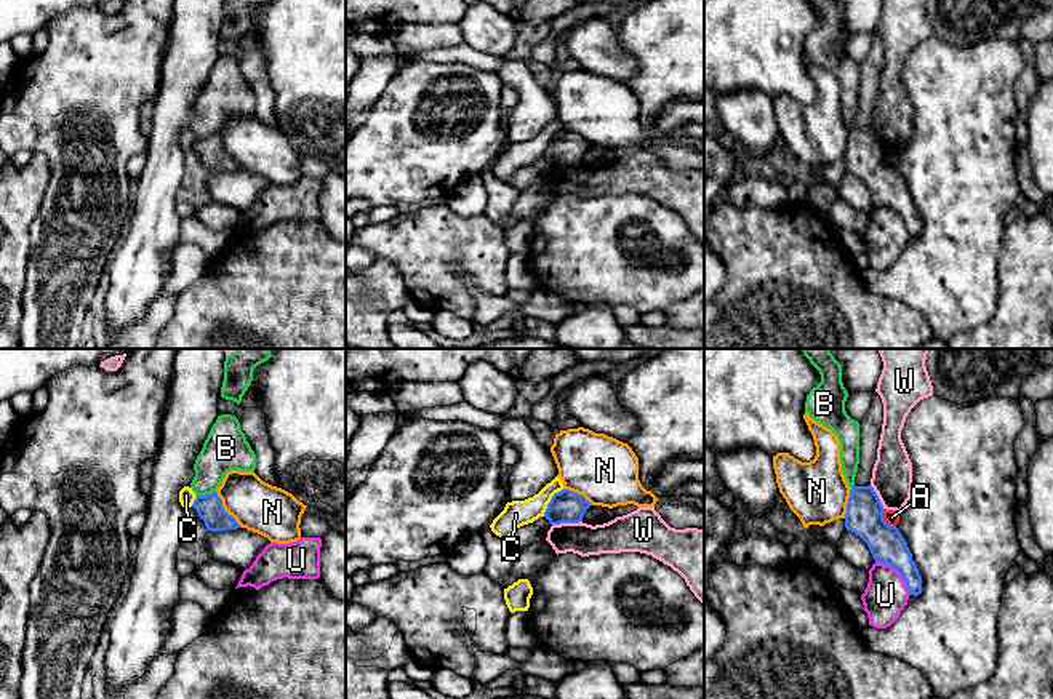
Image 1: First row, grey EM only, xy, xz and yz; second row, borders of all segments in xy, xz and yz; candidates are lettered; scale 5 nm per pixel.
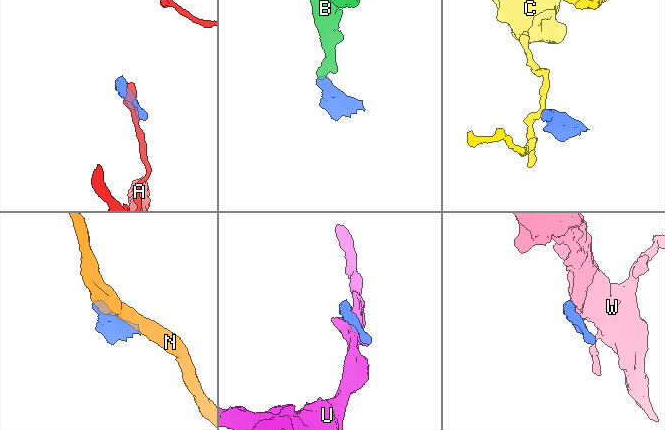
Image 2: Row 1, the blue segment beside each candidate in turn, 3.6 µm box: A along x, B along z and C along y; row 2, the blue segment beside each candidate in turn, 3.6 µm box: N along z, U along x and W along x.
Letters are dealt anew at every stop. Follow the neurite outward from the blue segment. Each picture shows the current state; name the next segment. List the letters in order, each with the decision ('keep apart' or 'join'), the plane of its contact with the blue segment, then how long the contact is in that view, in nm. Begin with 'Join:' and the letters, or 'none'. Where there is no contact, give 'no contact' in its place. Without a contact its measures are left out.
Join: none
A: keep apart | yz | 110 nm
B: keep apart | xy | 100 nm
C: keep apart | xz | 150 nm
N: keep apart | xy | 240 nm
U: keep apart | yz | 240 nm
W: keep apart | xz | 150 nm

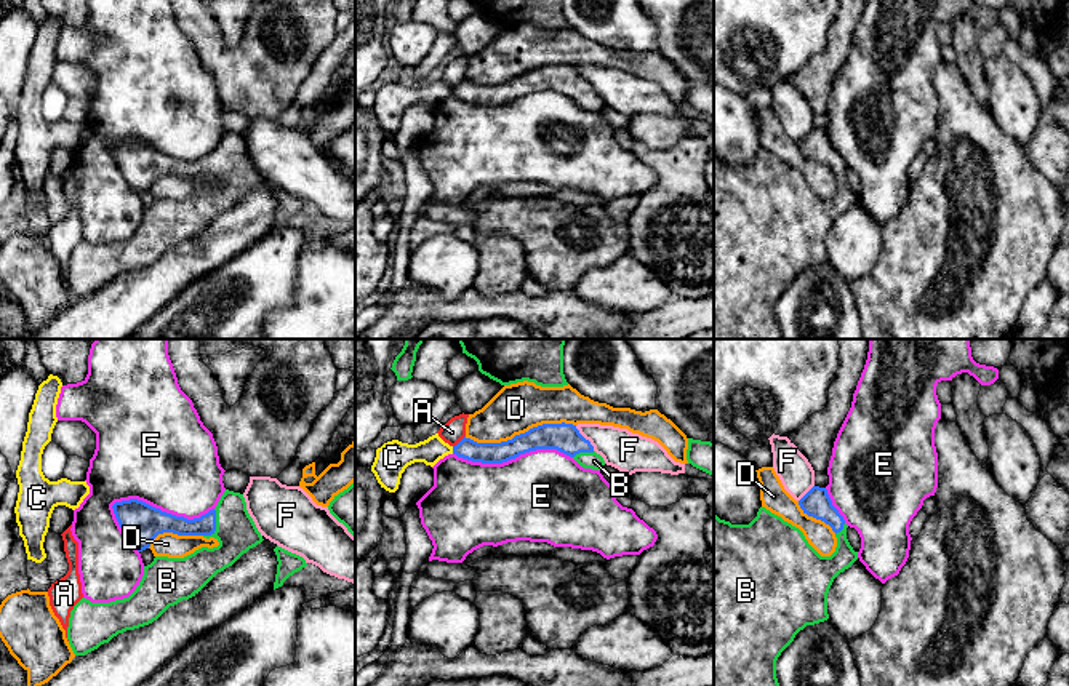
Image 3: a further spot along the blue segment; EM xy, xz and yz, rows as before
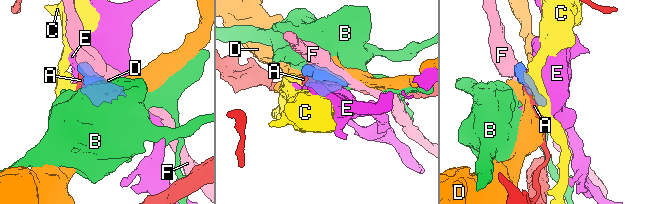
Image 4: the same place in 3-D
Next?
Join: B
A: keep apart | xz | 90 nm
B: join | xy | 160 nm
C: keep apart | xz | 40 nm
D: keep apart | xz | 550 nm
E: keep apart | xy | 500 nm
F: keep apart | xz | 160 nm

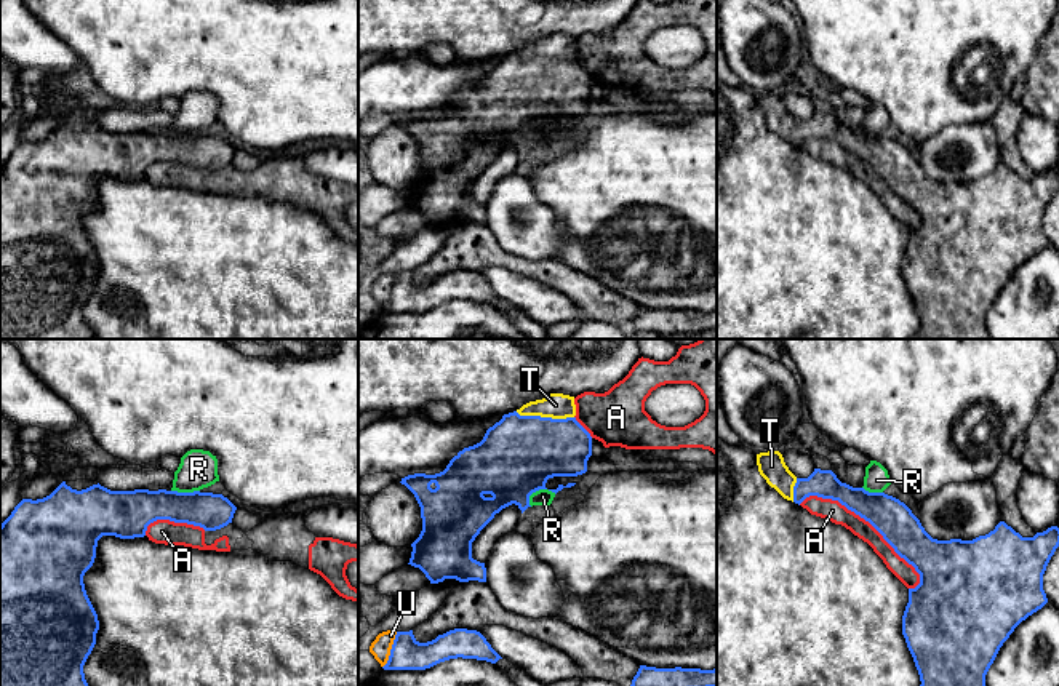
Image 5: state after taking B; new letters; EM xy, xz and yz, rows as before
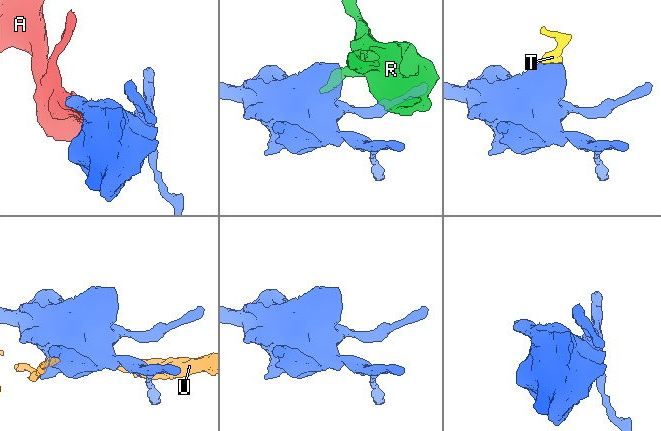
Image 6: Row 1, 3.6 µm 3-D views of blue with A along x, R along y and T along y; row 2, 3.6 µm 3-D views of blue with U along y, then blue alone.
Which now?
Join: T
A: keep apart | yz | 750 nm
R: keep apart | xz | 160 nm
T: join | xz | 300 nm
U: keep apart | xz | 200 nm

